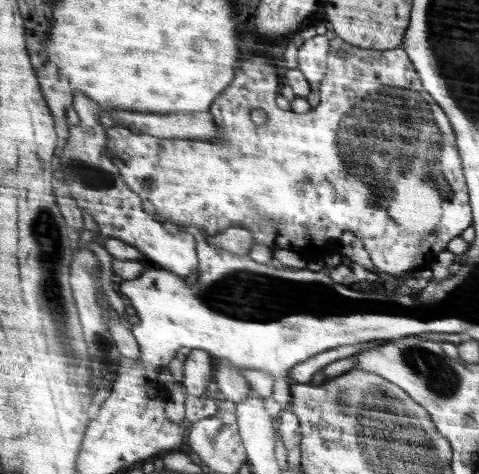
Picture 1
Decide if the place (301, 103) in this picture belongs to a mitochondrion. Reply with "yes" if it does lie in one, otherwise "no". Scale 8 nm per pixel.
no

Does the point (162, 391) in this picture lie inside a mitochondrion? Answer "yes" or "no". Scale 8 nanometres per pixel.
no

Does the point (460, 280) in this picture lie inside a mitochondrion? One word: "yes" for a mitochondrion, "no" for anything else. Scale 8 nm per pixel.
no

